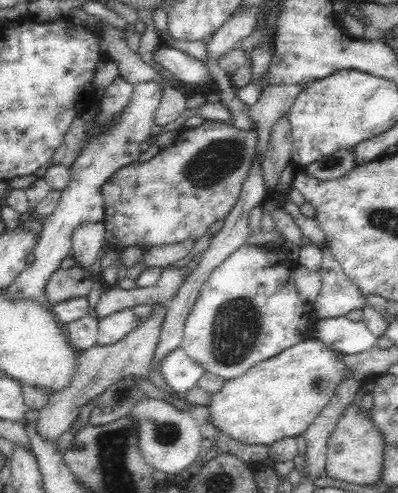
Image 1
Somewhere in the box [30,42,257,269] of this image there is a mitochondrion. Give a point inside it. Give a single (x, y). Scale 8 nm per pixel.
(211, 164)

